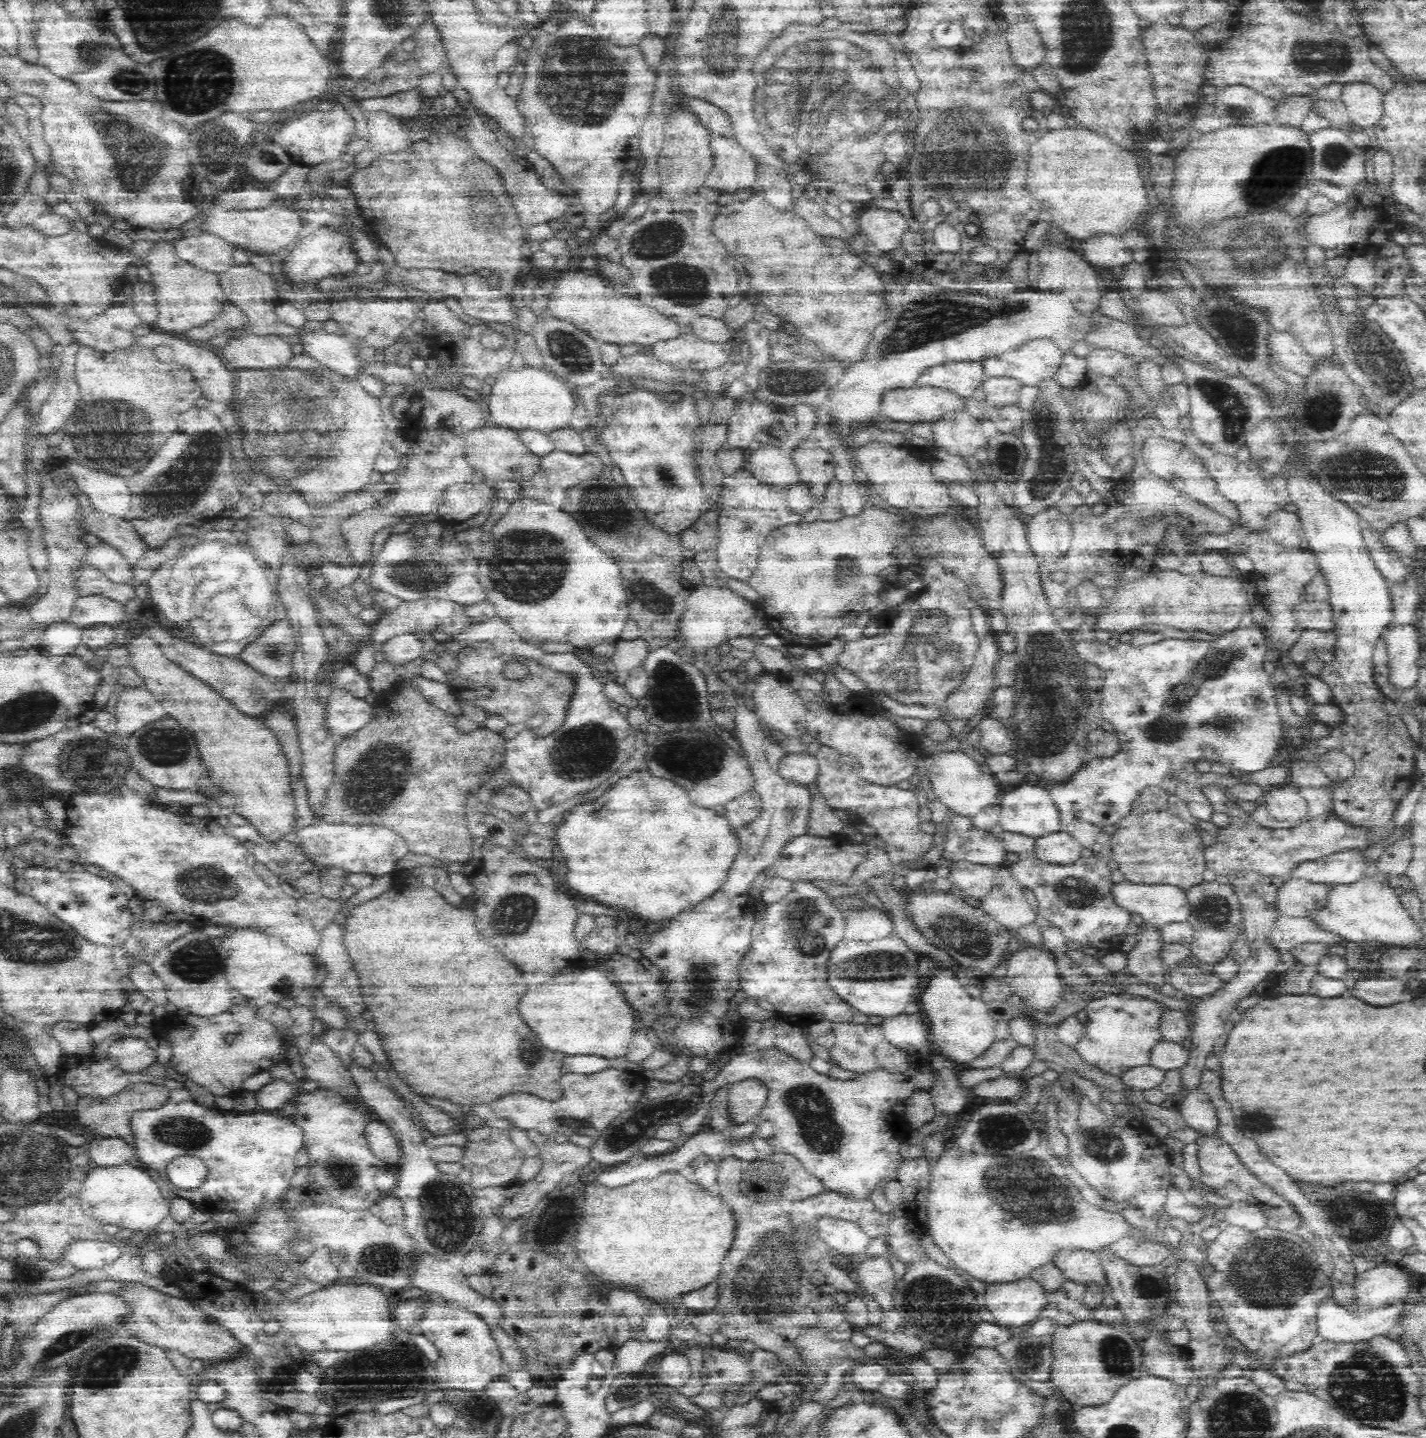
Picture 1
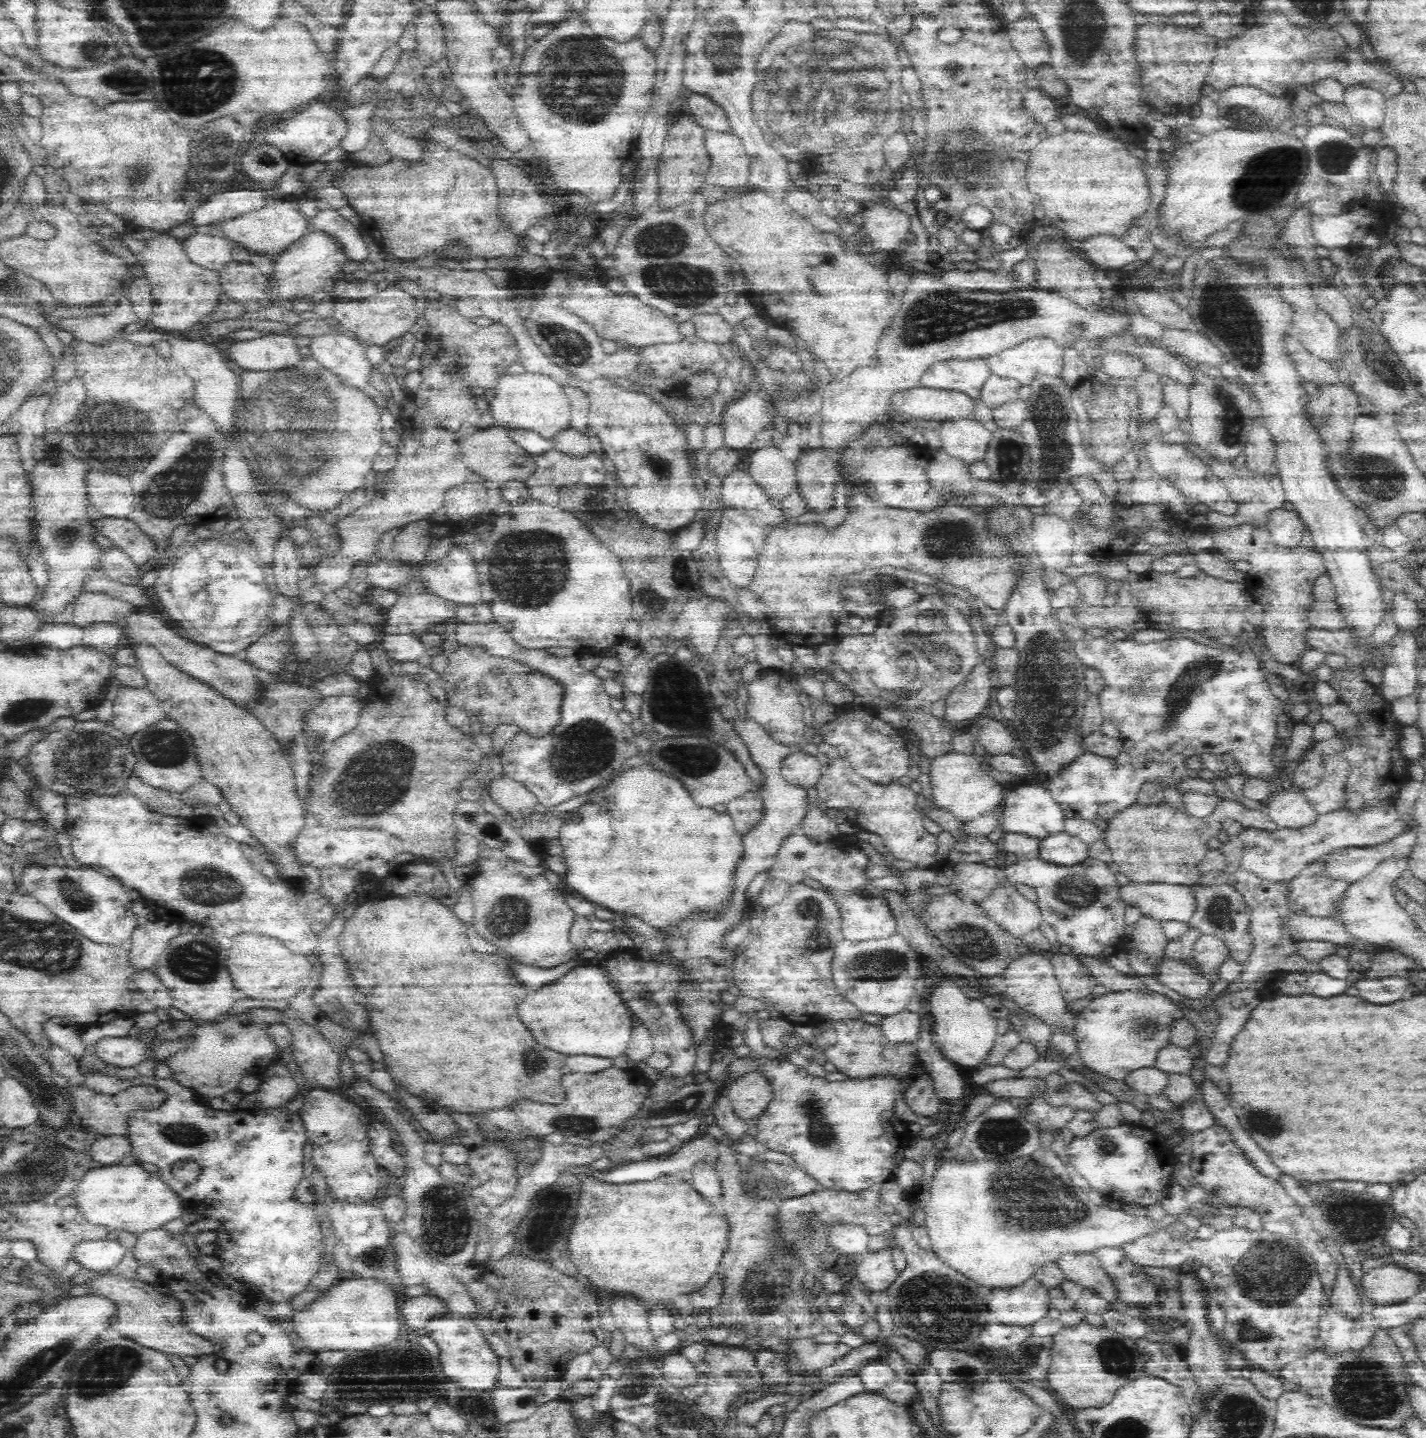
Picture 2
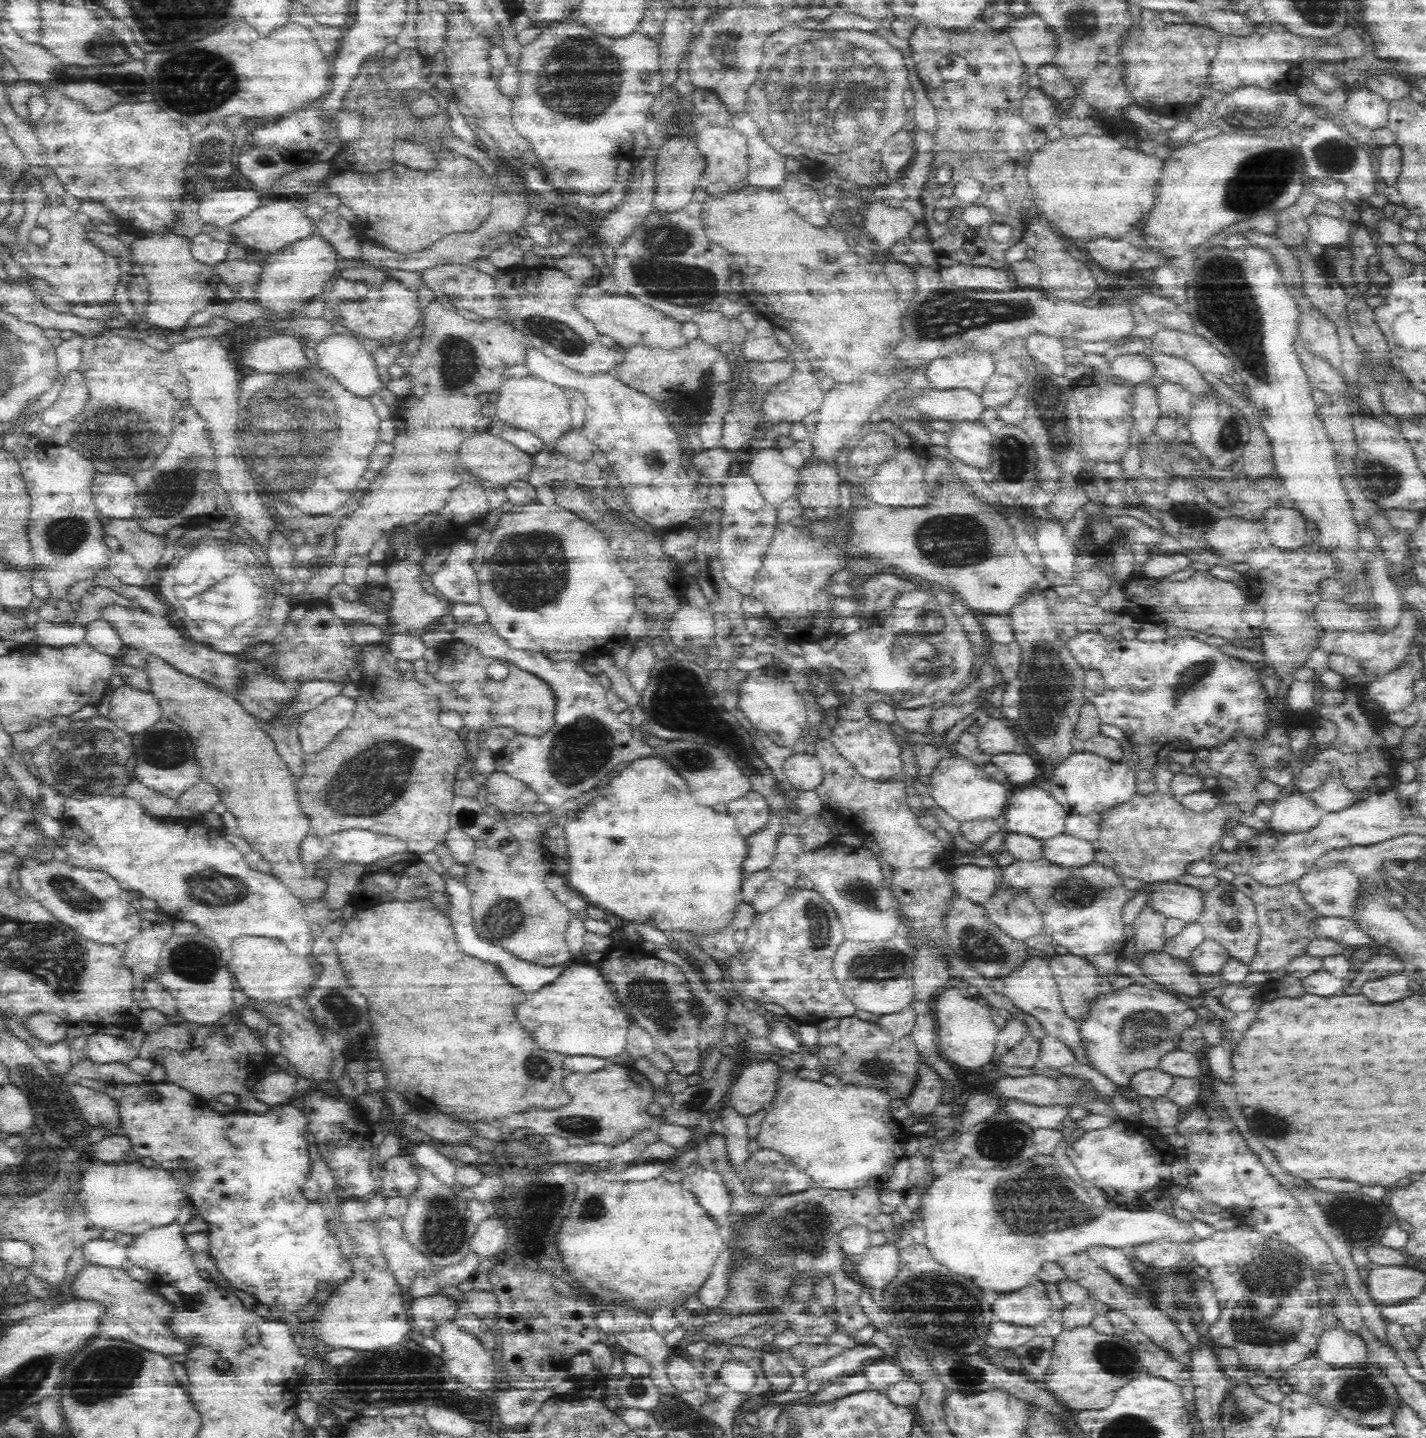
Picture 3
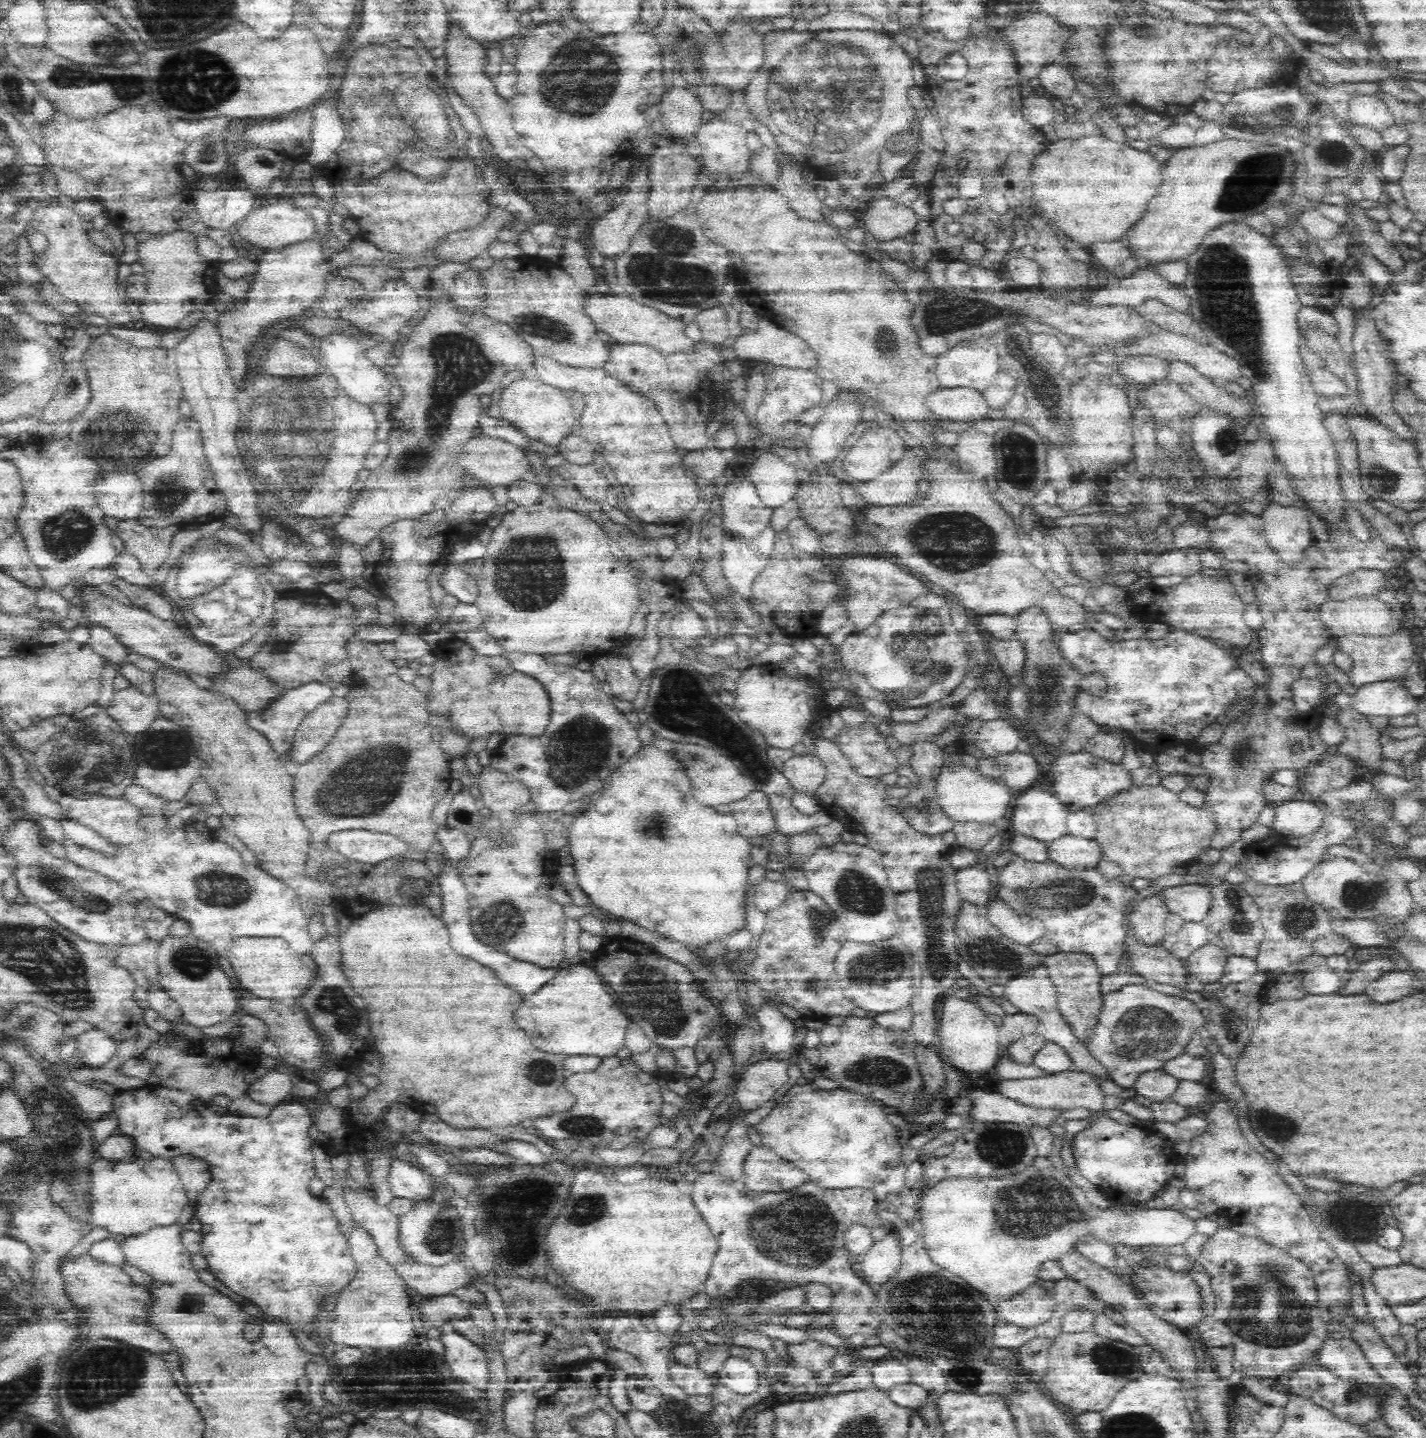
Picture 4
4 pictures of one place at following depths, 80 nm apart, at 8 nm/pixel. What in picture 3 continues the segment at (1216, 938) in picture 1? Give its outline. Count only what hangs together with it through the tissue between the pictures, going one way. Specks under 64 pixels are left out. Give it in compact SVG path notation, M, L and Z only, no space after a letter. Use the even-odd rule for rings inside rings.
M1205 936L1191 952L1188 961L1197 974L1214 975L1220 972L1230 957L1228 950L1218 941Z

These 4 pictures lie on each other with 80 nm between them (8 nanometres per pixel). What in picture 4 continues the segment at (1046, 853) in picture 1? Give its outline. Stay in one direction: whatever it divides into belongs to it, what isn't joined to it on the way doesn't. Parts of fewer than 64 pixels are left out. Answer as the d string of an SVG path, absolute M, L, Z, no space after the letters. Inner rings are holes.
M1066 835L1047 844L1047 860L1067 869L1097 866L1101 858L1101 848L1094 839Z

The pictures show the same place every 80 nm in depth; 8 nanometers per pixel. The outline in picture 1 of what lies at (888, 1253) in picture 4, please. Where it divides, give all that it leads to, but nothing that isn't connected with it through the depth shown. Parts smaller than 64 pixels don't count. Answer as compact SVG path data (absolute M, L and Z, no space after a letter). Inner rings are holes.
M887 1254L882 1258L863 1259L853 1274L856 1274L853 1277L865 1297L874 1298L884 1308L894 1306L893 1299L897 1280Z

